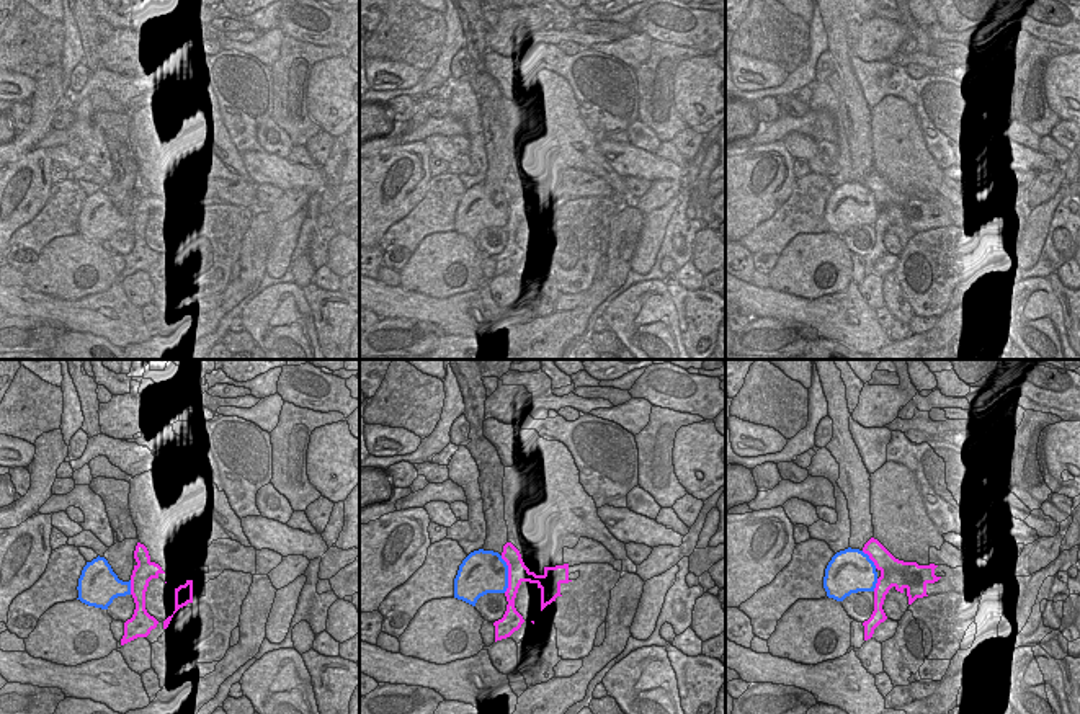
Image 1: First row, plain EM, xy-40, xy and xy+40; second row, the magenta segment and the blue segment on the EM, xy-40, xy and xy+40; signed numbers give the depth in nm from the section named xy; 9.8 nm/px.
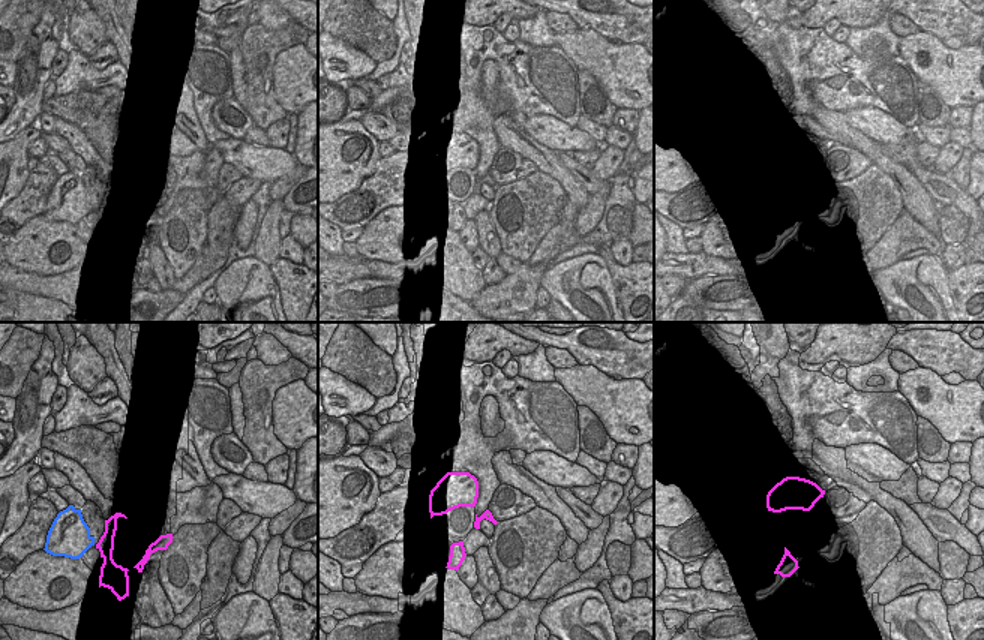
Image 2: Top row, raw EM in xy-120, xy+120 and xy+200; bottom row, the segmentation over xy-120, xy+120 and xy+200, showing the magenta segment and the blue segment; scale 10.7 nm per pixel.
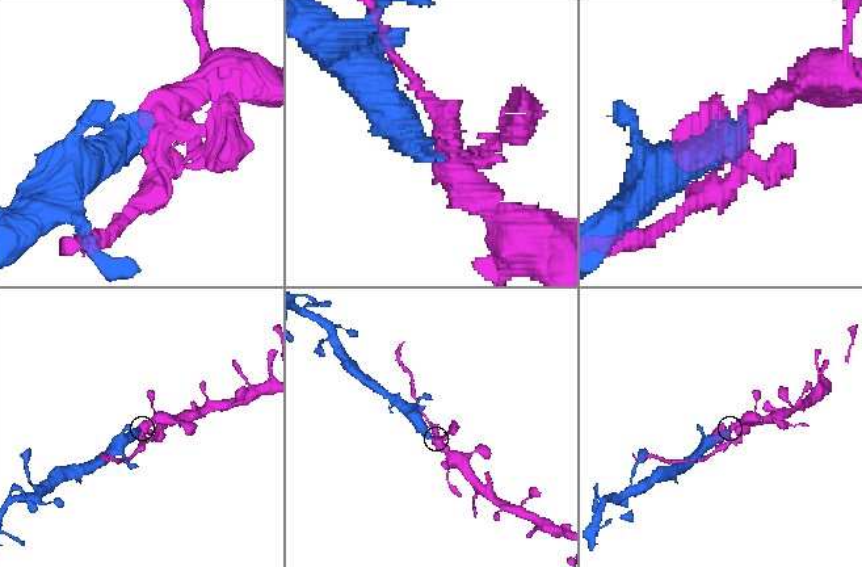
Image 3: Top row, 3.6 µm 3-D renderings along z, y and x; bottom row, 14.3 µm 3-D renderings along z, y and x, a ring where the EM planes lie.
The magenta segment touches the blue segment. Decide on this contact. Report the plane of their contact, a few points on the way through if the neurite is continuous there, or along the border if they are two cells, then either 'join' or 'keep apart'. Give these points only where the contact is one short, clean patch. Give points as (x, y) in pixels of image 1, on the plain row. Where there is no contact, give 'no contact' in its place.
meets magenta in xy; join

